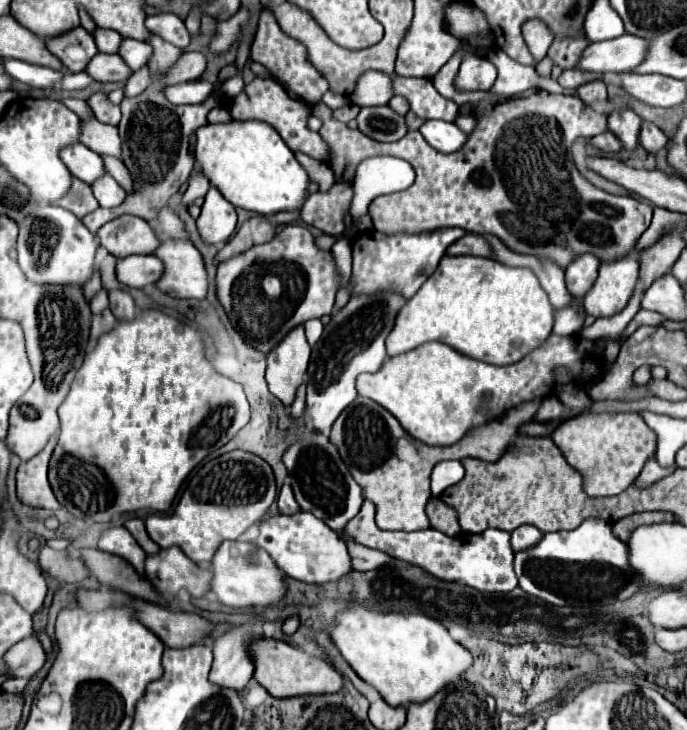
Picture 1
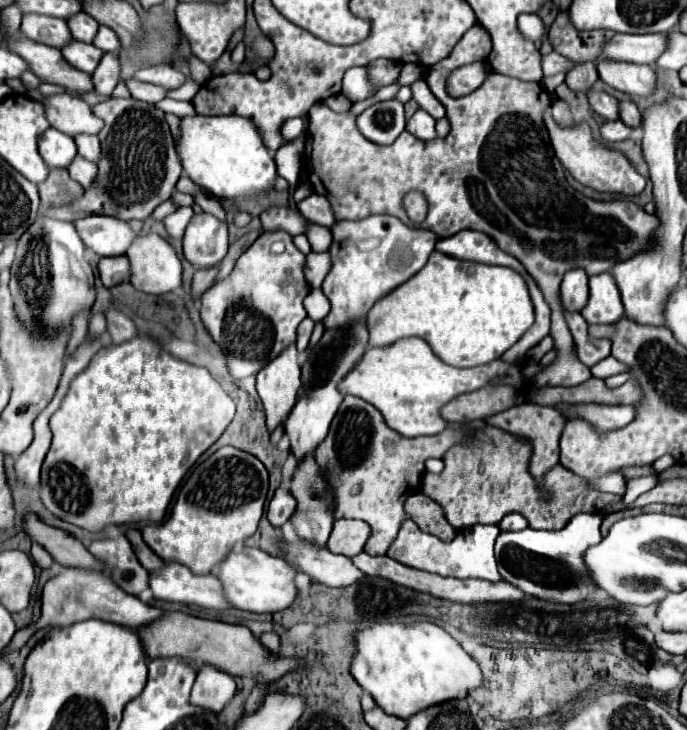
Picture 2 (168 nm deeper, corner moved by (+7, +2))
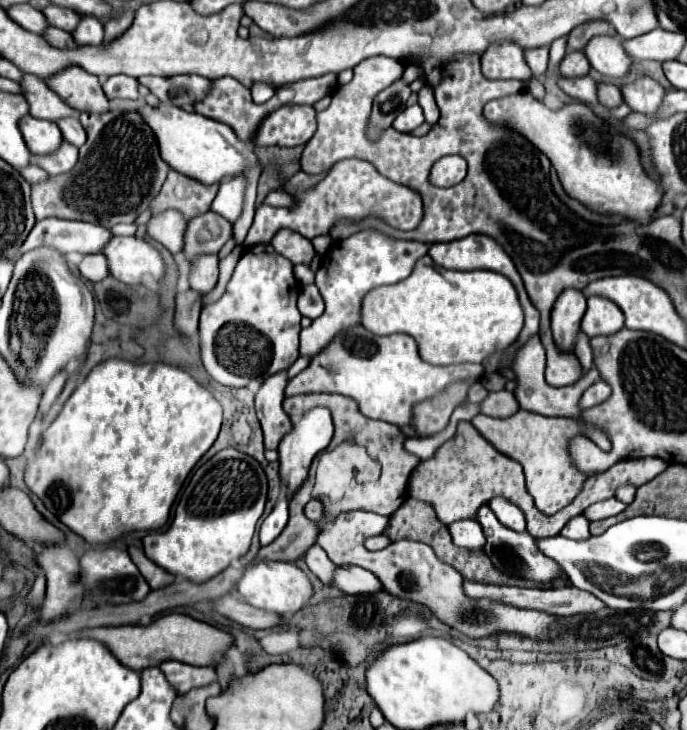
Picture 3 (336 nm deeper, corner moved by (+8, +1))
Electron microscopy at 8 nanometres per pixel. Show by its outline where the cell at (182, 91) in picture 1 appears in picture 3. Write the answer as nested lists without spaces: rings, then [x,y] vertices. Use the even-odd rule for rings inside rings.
[[[111,76],[107,82],[103,82],[103,90],[107,98],[131,98],[137,100],[139,82],[131,76]]]

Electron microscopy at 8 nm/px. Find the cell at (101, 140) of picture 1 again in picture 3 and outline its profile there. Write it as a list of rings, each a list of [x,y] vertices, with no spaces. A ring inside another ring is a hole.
[[[25,74],[21,88],[25,98],[29,100],[29,112],[33,118],[41,118],[49,122],[57,122],[61,118],[79,118],[79,112],[69,104],[65,104],[57,96],[57,92],[47,88],[47,84],[41,78],[33,74]]]

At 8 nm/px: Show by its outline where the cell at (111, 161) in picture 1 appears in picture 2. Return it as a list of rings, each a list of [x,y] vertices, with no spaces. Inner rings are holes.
[[[74,135],[76,147],[78,147],[78,155],[90,159],[90,161],[98,161],[100,157],[100,141],[96,135]]]

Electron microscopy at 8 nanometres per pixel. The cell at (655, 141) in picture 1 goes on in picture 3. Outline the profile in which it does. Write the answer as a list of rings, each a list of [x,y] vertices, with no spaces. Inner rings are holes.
[[[599,84],[599,96],[601,96],[601,104],[607,108],[617,108],[623,104],[621,90],[613,84]]]

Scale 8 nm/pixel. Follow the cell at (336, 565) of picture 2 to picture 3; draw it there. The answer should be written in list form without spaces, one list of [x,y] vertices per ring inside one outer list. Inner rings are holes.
[[[337,566],[333,574],[333,584],[345,594],[367,594],[381,588],[379,578],[359,566]]]

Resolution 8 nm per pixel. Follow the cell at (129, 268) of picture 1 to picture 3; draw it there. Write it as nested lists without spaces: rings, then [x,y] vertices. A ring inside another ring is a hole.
[[[93,254],[85,256],[83,262],[79,264],[79,272],[83,278],[91,282],[101,282],[105,276],[109,276],[109,264],[103,254]]]

